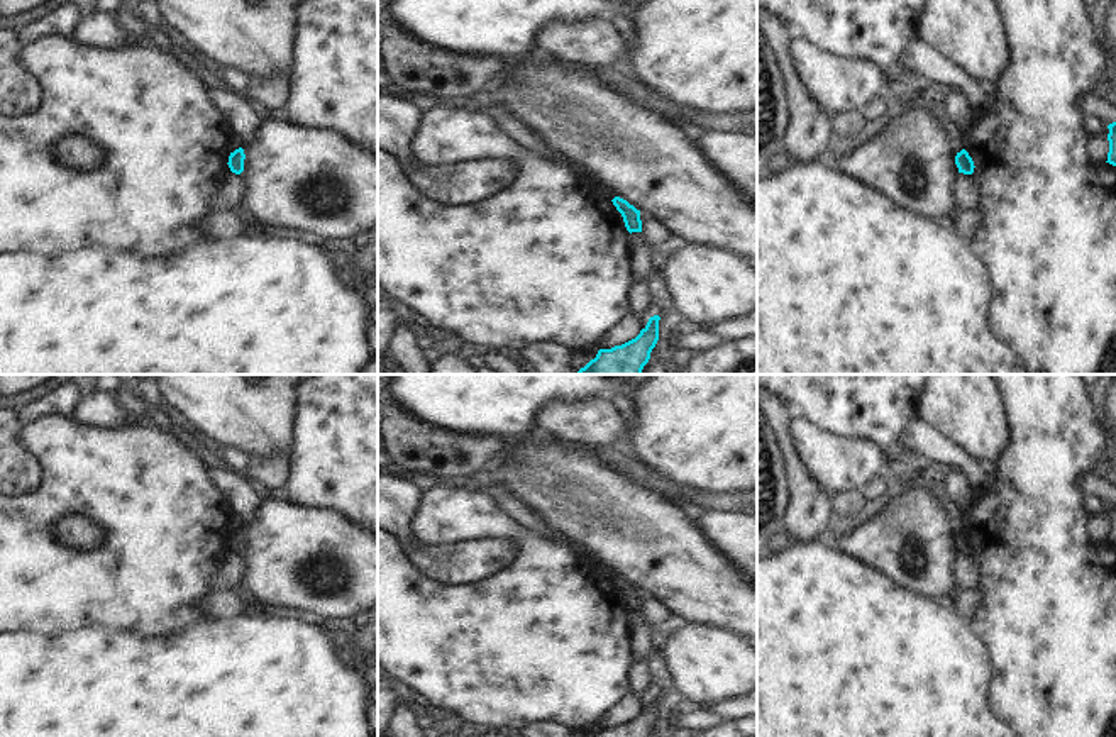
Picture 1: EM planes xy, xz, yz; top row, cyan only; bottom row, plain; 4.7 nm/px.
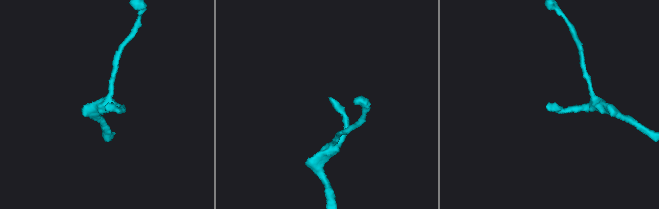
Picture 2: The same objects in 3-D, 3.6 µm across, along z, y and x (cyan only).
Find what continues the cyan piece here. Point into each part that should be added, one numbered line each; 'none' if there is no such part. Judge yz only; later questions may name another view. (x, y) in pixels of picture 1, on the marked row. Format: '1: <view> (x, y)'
none

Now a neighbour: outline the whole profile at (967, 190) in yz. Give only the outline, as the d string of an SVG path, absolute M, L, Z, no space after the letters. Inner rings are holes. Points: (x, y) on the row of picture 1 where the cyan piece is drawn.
M959 173L953 181L955 208L977 207L984 197L984 185L975 175Z

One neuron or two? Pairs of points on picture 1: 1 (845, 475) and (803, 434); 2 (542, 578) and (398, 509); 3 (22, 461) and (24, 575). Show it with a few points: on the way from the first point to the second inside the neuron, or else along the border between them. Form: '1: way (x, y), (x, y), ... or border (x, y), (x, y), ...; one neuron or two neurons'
1: way (835, 465), (813, 444); one neuron
2: border (422, 490), (408, 534), (395, 537); two neurons
3: border (33, 453), (39, 463), (41, 480), (17, 497); two neurons

